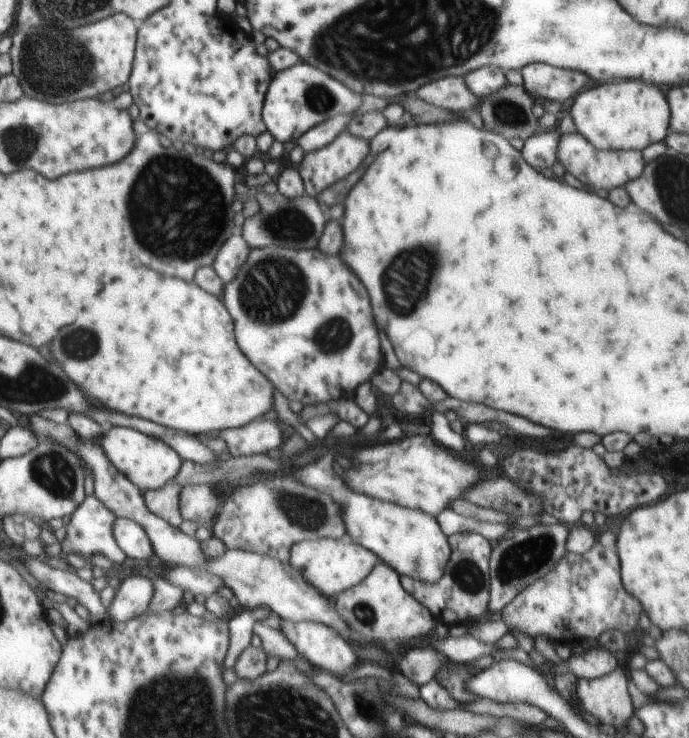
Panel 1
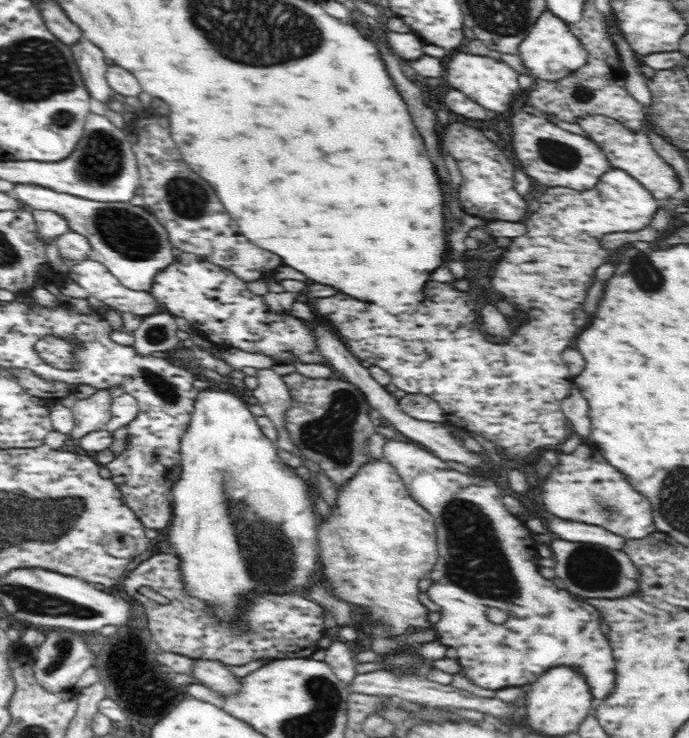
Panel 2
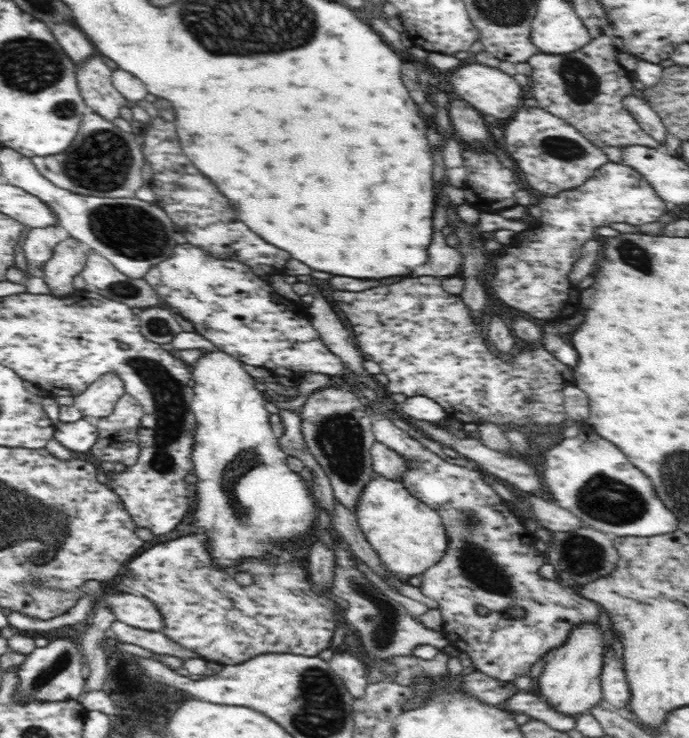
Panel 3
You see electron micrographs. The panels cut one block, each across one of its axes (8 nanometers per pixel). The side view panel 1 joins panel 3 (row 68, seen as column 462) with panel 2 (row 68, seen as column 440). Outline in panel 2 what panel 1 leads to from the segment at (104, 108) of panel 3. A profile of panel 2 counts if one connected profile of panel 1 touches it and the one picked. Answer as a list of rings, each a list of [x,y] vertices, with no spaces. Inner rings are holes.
[[[80,38],[78,44],[72,46],[72,52],[74,52],[77,67],[91,98],[104,104],[117,98],[118,95],[105,77],[109,65],[106,64],[103,50],[93,42]]]

